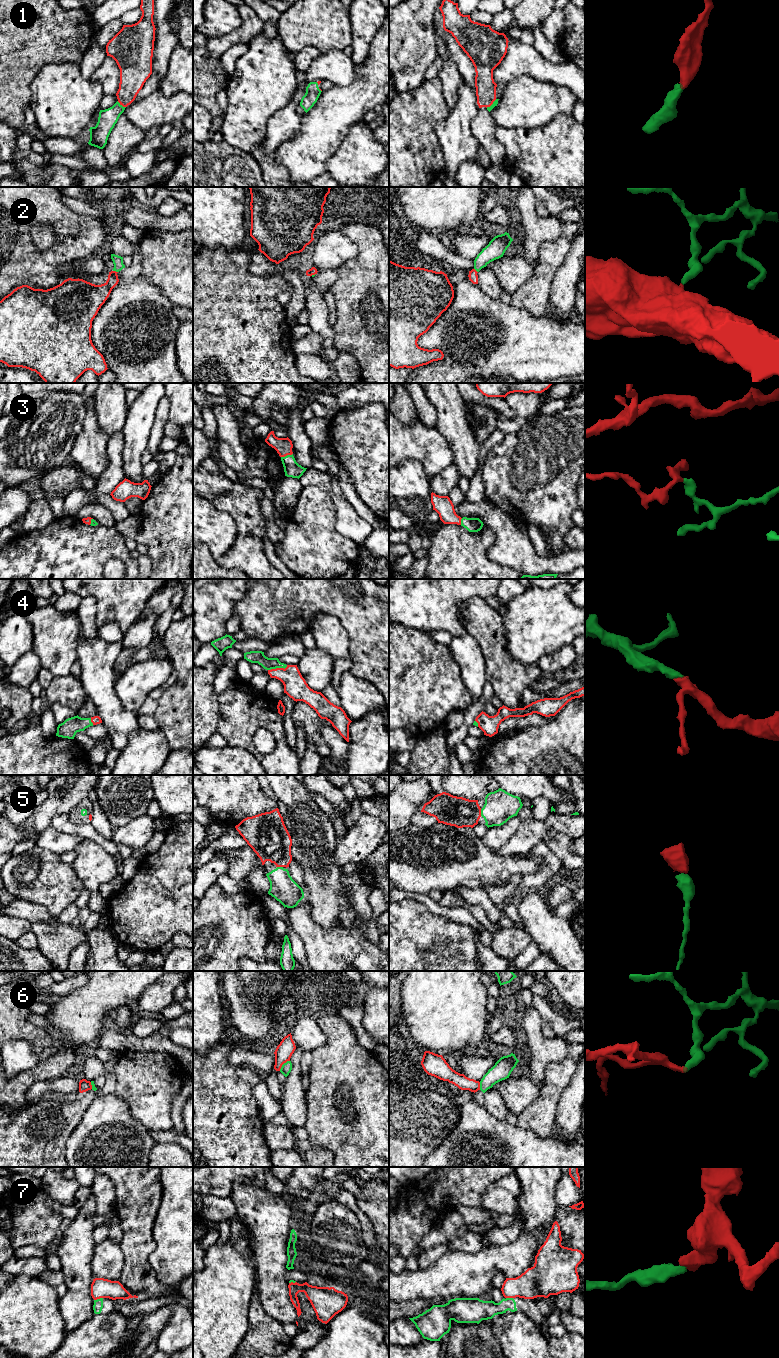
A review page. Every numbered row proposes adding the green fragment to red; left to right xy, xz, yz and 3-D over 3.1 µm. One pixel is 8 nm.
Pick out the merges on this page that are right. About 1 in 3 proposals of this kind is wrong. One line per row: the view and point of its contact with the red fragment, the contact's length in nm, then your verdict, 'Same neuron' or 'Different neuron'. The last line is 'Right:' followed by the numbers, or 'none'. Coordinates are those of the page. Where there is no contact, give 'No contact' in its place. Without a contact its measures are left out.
1: Touches red at xy (121, 104). Shared border 90 nm. Same neuron
2: Touches red at xy (115, 271). Shared border 40 nm. Same neuron
3: Touches red at xz (286, 455). Shared border 100 nm. Same neuron
4: Touches red at xz (277, 668). Shared border 170 nm. Same neuron
5: Touches red at yz (480, 812). Shared border 60 nm. Same neuron
6: Touches red at xz (283, 1063). Shared border 120 nm. Different neuron
7: Touches red at xy (98, 1298). Shared border 80 nm. Different neuron
Right: 1, 2, 3, 4, 5

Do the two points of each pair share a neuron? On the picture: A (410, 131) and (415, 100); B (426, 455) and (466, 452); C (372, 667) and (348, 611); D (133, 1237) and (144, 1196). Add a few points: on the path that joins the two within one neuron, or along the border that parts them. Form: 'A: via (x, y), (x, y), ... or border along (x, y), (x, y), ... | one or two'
A: via (410, 123), (411, 117), (415, 113), (415, 108) | one
B: border along (441, 432), (452, 451), (454, 462) | two
C: via (372, 653), (372, 635), (362, 625) | one
D: via (137, 1227), (137, 1206) | one

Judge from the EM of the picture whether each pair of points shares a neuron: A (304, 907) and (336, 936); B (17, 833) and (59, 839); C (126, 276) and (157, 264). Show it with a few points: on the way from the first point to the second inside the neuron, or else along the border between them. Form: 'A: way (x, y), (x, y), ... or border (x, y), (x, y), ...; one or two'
A: way (304, 918), (321, 936), (325, 936); one
B: border (50, 825), (40, 832); two
C: border (138, 247), (141, 253), (142, 266), (140, 275); two

